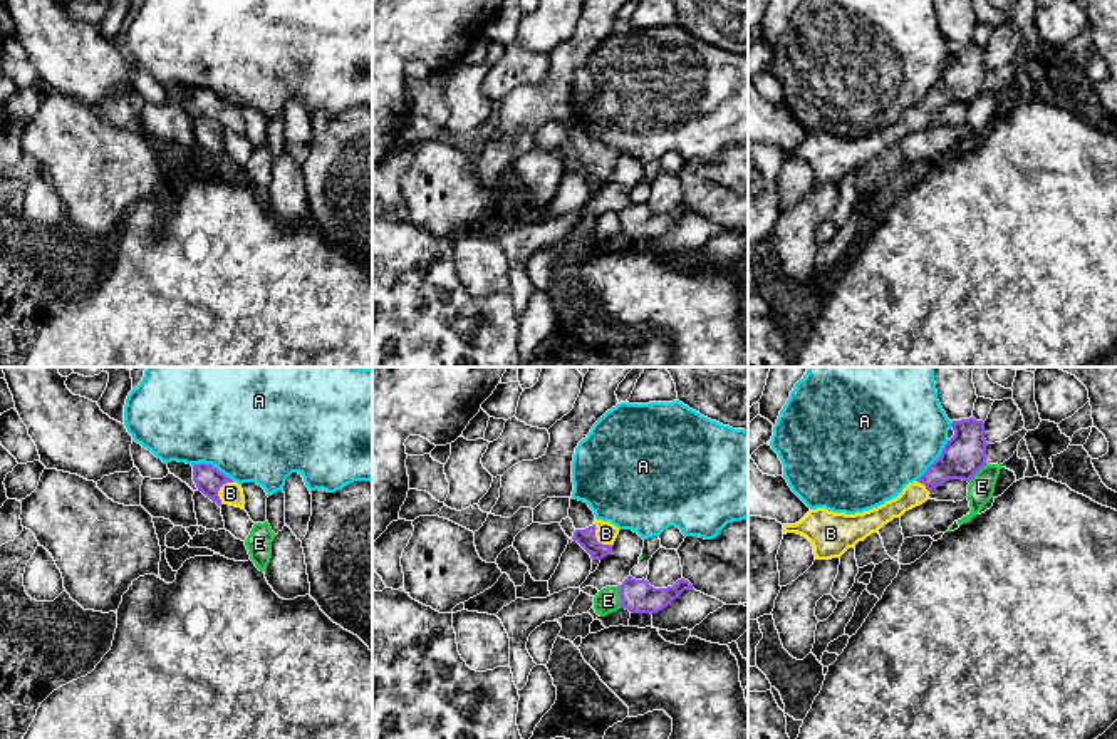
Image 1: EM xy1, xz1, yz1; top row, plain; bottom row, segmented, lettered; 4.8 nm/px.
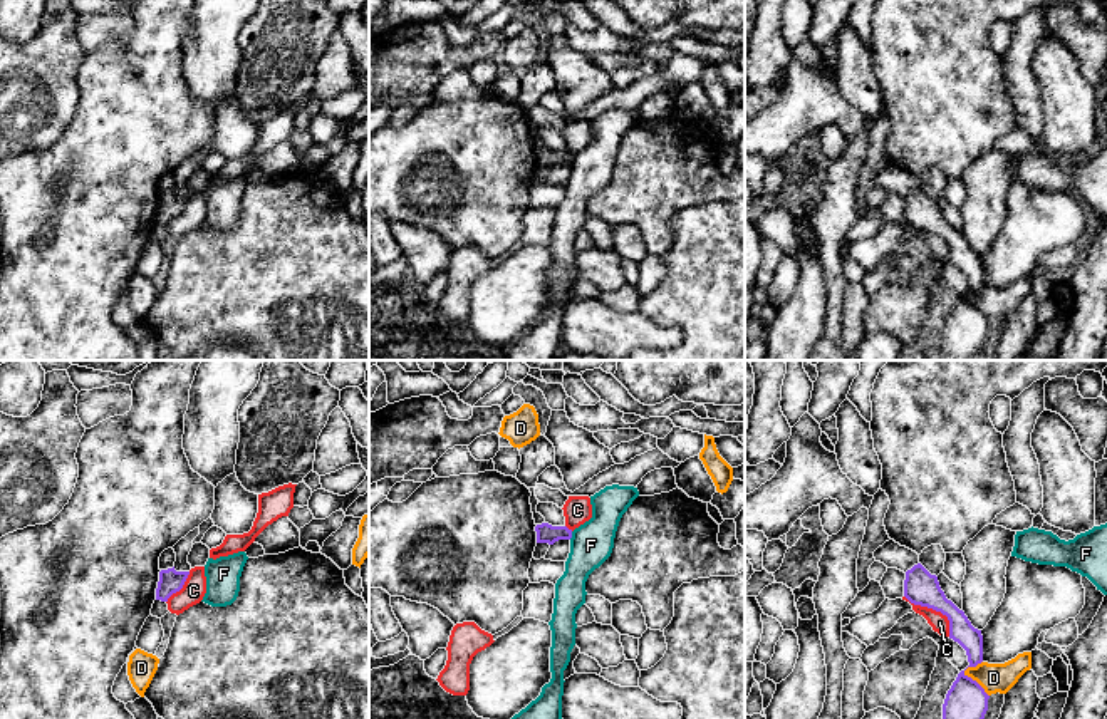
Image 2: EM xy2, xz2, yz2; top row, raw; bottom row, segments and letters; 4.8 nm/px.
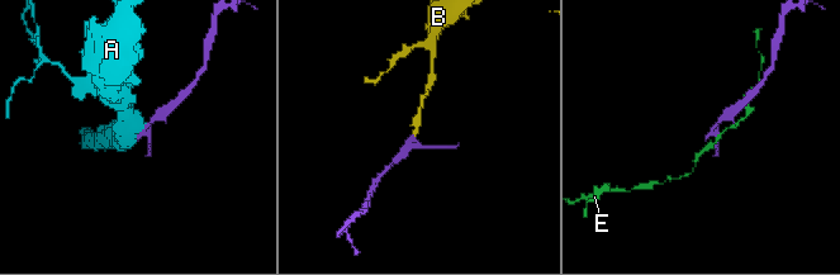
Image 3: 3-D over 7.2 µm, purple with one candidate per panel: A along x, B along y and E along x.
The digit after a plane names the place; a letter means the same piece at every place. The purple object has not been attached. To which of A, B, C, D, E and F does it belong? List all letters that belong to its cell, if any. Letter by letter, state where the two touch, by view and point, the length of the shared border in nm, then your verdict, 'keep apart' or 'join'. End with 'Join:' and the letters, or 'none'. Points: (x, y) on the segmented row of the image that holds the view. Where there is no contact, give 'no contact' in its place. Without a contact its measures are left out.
A: xy1 (212, 466) | 220 nm | keep apart
B: xz1 (596, 540) | 140 nm | join
C: yz2 (935, 609) | 300 nm | keep apart
D: yz2 (975, 681) | 180 nm | keep apart
E: xz1 (621, 597) | 110 nm | keep apart
F: xz2 (571, 535) | 40 nm | keep apart
Join: B

